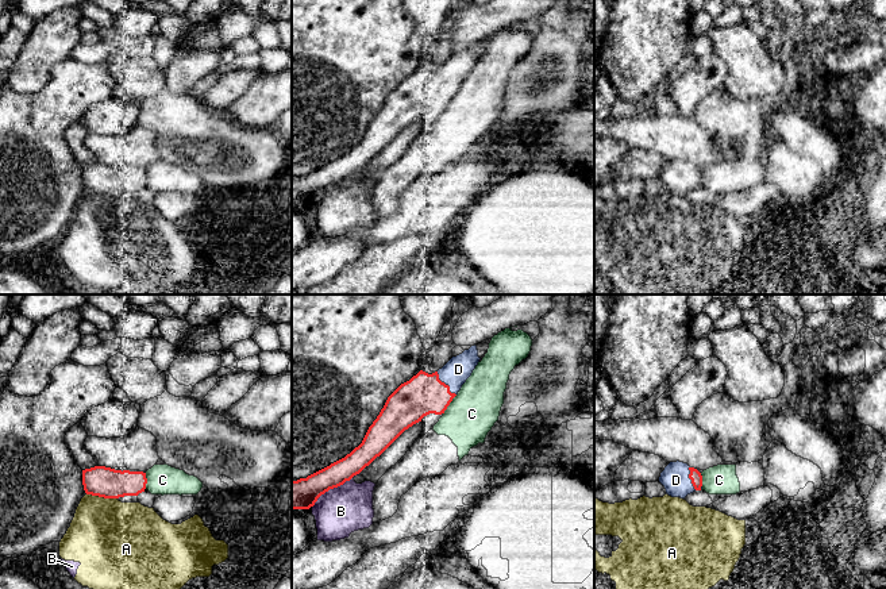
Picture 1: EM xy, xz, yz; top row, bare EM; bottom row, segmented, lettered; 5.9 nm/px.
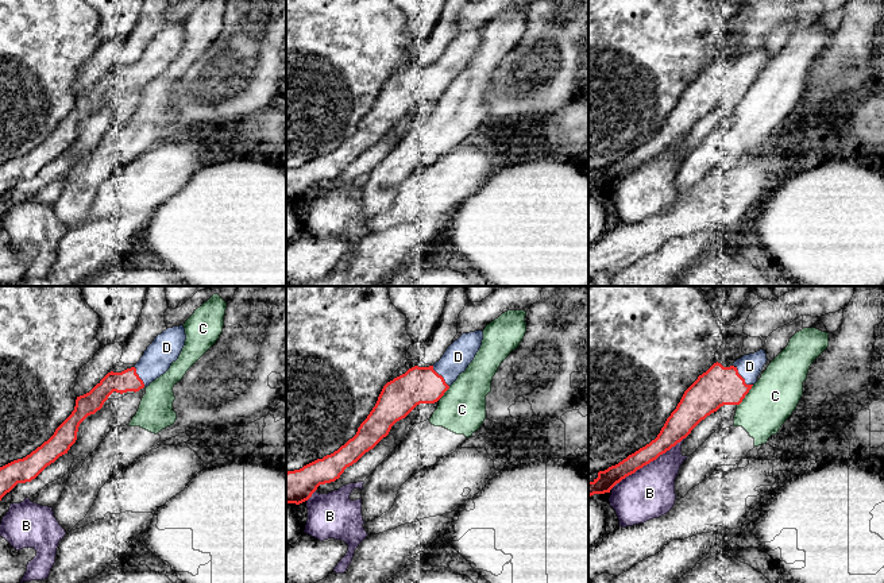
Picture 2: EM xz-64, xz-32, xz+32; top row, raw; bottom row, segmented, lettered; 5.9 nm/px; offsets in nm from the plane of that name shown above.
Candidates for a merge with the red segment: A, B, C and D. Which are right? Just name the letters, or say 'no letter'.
D

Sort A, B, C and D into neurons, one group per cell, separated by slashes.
A B / C / D

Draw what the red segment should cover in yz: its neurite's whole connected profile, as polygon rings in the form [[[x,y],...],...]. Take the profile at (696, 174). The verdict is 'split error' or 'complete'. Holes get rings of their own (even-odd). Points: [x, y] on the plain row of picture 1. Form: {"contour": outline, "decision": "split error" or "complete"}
{"contour": [[[670,159],[660,170],[659,180],[671,195],[685,196],[687,192],[702,186],[701,170],[683,159]]], "decision": "split error"}

